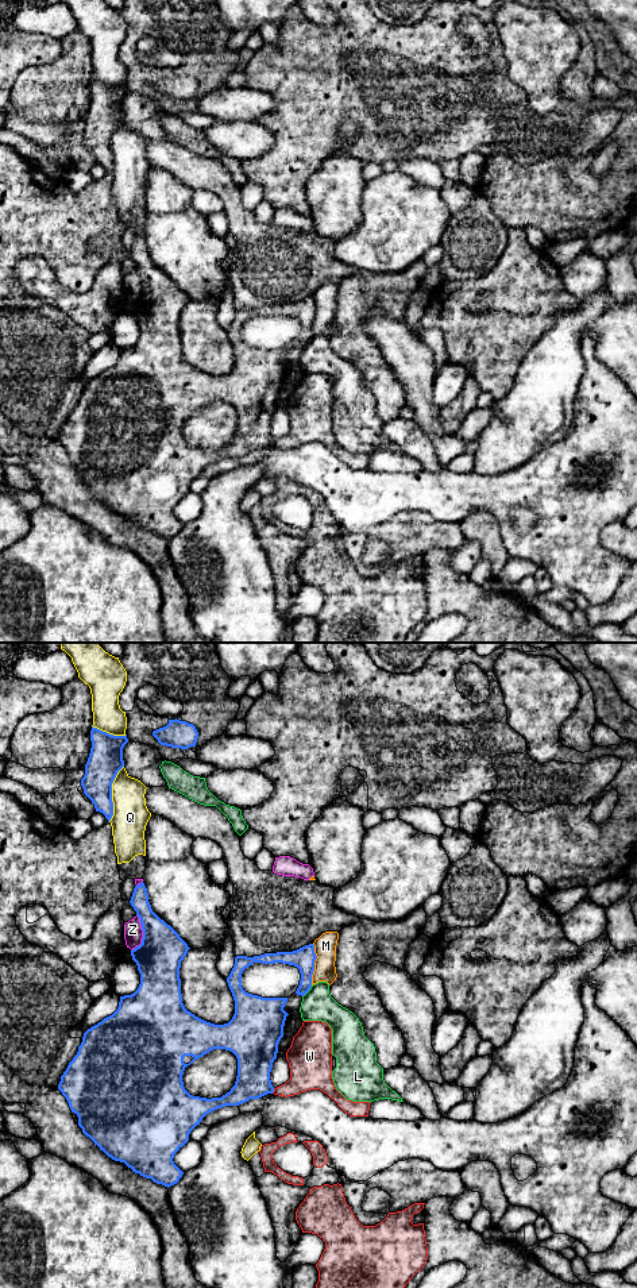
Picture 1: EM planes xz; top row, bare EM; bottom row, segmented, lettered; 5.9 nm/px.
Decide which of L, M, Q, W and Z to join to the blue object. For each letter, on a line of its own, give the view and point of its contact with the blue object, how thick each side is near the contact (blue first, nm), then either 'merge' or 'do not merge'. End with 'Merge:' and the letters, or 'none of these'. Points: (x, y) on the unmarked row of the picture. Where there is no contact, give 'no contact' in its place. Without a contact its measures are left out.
L: meets blue in xz at (308, 342); 140 nm thick on the blue side, 190 nm on the other; do not merge
M: meets blue in xz at (313, 316); 130 nm thick on the blue side, 130 nm on the other; do not merge
Q: meets blue in xz at (111, 146); 200 nm thick on the blue side, 220 nm on the other; do not merge
W: meets blue in xz at (273, 443); 240 nm thick on the blue side, 220 nm on the other; do not merge
Z: meets blue in xz at (143, 285); 280 nm thick on the blue side, 110 nm on the other; do not merge
Merge: none of these

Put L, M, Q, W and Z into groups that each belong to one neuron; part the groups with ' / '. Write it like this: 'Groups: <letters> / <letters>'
Groups: L / M Z / Q / W

